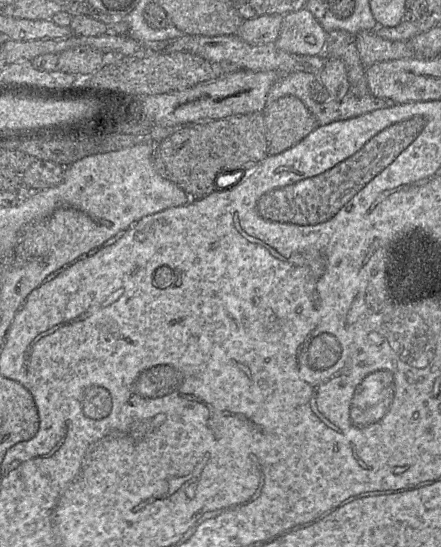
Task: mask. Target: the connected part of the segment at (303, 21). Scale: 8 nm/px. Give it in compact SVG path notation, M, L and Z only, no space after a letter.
M305 7L283 16L280 34L274 43L279 49L299 56L322 55L327 32Z

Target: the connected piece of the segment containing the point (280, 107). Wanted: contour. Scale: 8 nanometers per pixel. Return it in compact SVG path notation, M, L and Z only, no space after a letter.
M283 96L263 110L268 155L277 155L298 144L314 131L318 122L295 96Z

